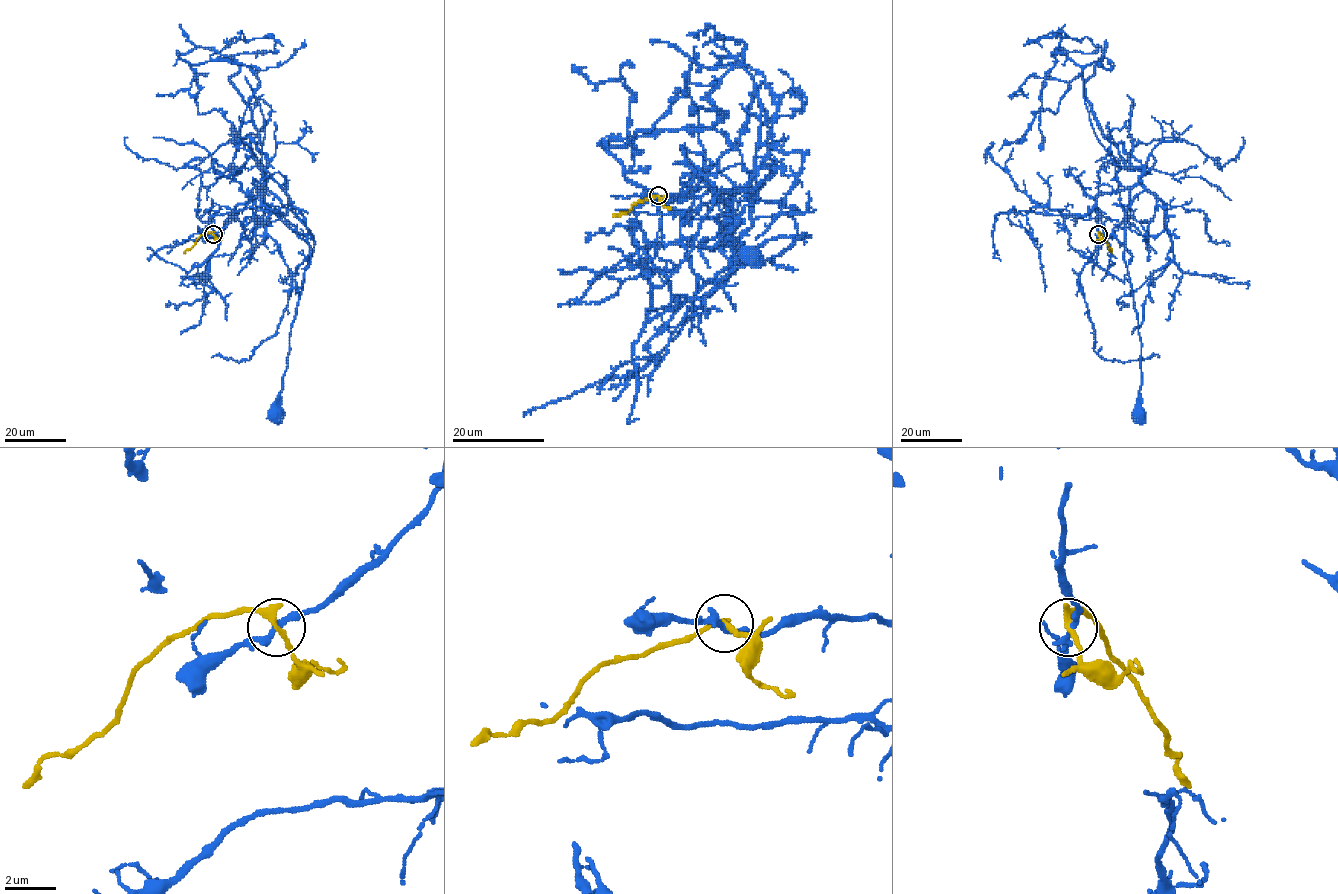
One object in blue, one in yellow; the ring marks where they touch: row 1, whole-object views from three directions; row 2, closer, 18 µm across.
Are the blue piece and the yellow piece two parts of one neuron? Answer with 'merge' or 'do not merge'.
do not merge

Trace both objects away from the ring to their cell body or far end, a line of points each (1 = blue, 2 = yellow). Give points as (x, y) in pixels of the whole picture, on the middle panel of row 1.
1: (657, 195), (723, 190), (723, 235), (740, 265), (778, 236), (809, 236), (772, 261), (753, 256)
2: (657, 195), (639, 201), (626, 212), (612, 217)

